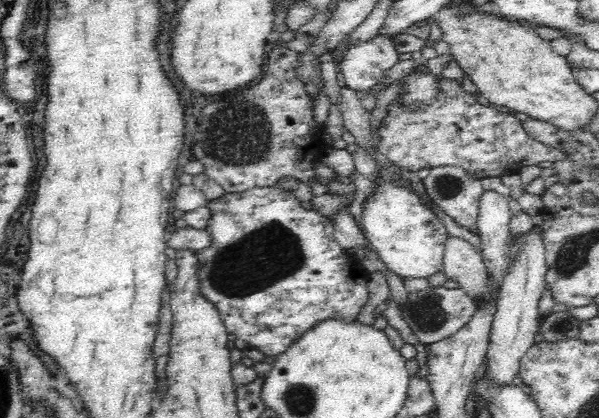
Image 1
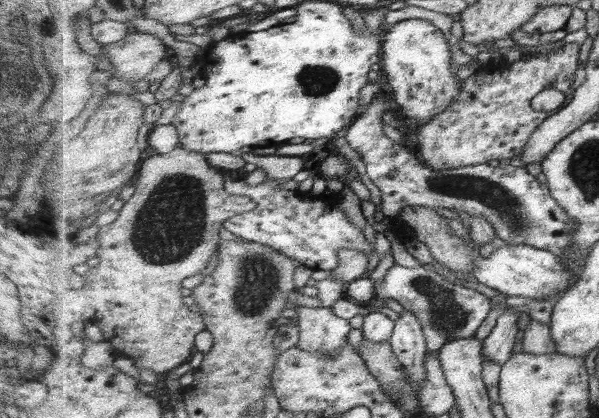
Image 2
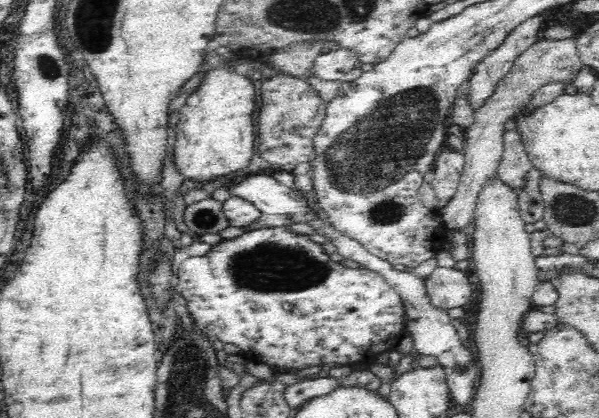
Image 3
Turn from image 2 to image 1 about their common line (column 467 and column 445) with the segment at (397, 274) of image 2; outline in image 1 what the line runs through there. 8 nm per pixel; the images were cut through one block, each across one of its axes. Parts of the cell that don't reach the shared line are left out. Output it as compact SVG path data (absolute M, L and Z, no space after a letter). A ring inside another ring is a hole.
M443 285L412 290L400 307L401 315L408 321L414 337L418 339L420 344L428 346L452 336L470 320L476 310L473 298L470 298L464 290L460 287L445 288Z

